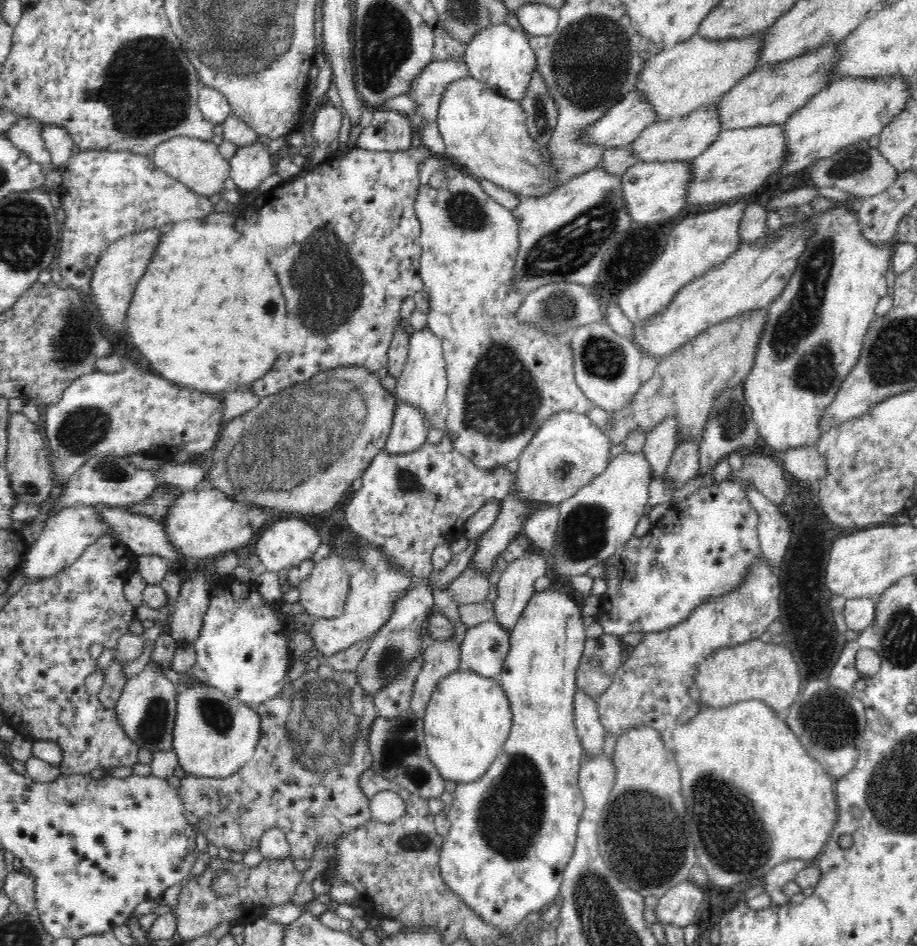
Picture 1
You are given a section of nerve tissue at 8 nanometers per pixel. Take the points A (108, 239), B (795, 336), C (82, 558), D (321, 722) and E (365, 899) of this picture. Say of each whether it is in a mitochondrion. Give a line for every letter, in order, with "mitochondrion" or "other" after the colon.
A: other
B: mitochondrion
C: other
D: mitochondrion
E: other

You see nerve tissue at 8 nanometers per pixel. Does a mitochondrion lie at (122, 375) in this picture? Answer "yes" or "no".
no

